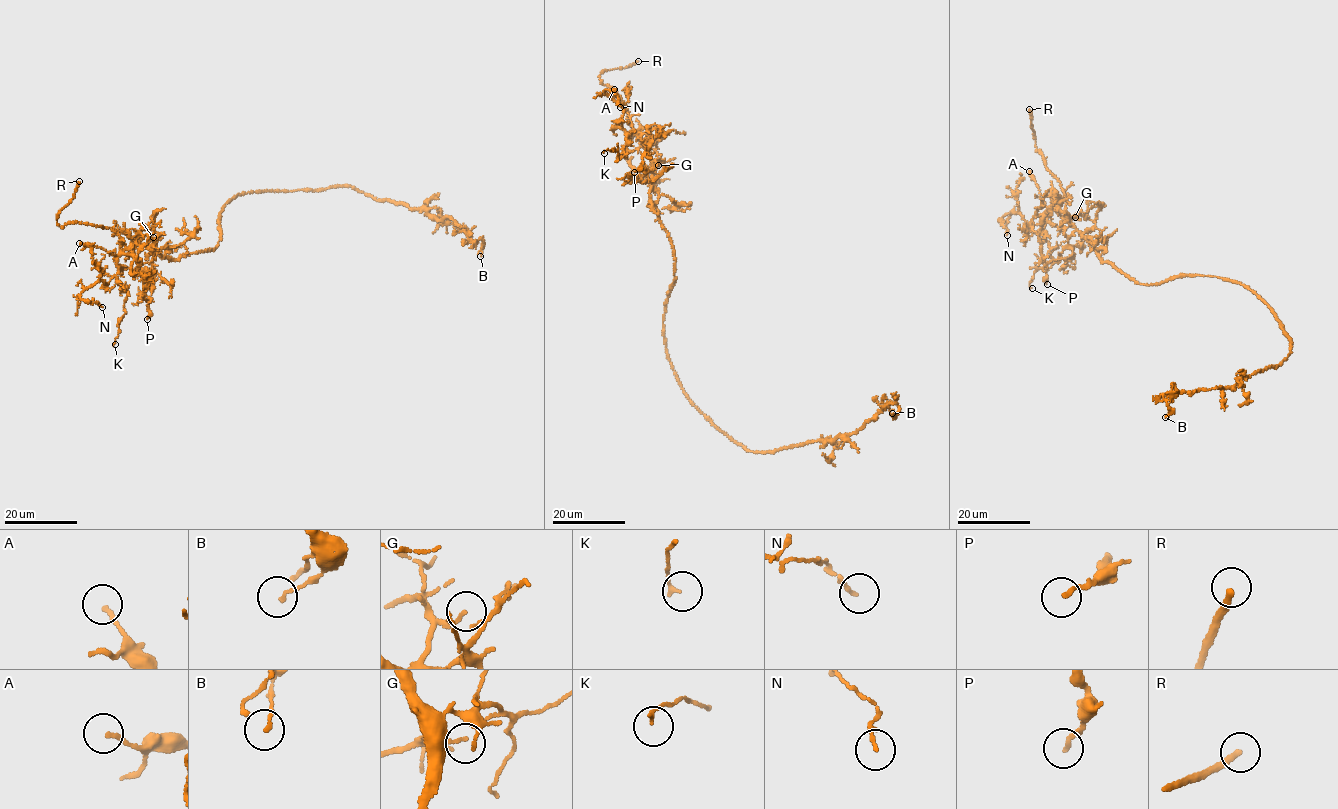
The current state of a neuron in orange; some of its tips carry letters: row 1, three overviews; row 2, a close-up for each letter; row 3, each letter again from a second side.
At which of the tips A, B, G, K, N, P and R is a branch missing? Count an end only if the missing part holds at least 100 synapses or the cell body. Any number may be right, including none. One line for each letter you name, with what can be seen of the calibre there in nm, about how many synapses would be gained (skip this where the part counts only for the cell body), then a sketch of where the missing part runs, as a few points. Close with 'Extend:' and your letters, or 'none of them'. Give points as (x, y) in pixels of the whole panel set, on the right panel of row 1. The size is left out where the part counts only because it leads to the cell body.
R: 240 nm thick; missing branch runs (1029, 109), (1020, 74), (997, 39), (998, 27)
Extend: R

